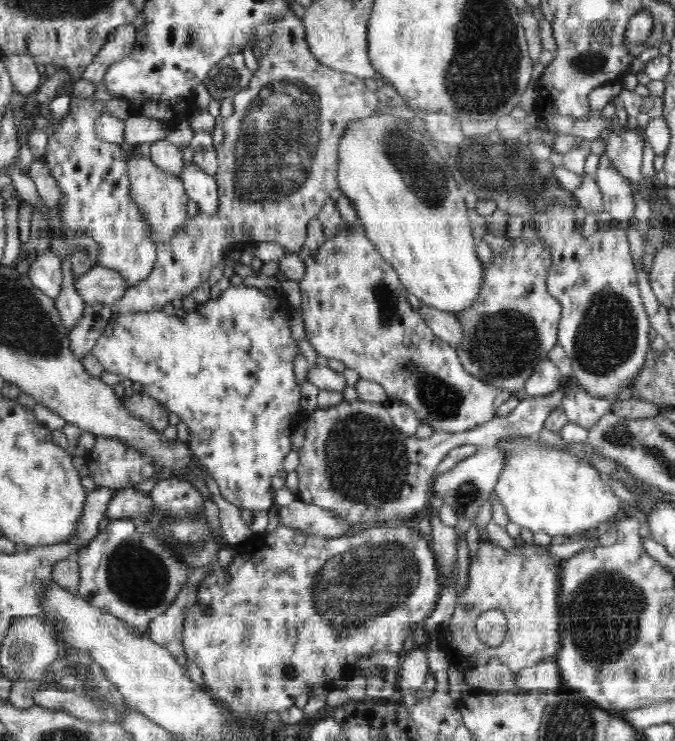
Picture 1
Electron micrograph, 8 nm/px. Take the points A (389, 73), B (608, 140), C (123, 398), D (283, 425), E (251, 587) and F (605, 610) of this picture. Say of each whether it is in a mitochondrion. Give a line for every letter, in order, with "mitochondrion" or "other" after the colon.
A: other
B: other
C: other
D: other
E: other
F: mitochondrion

